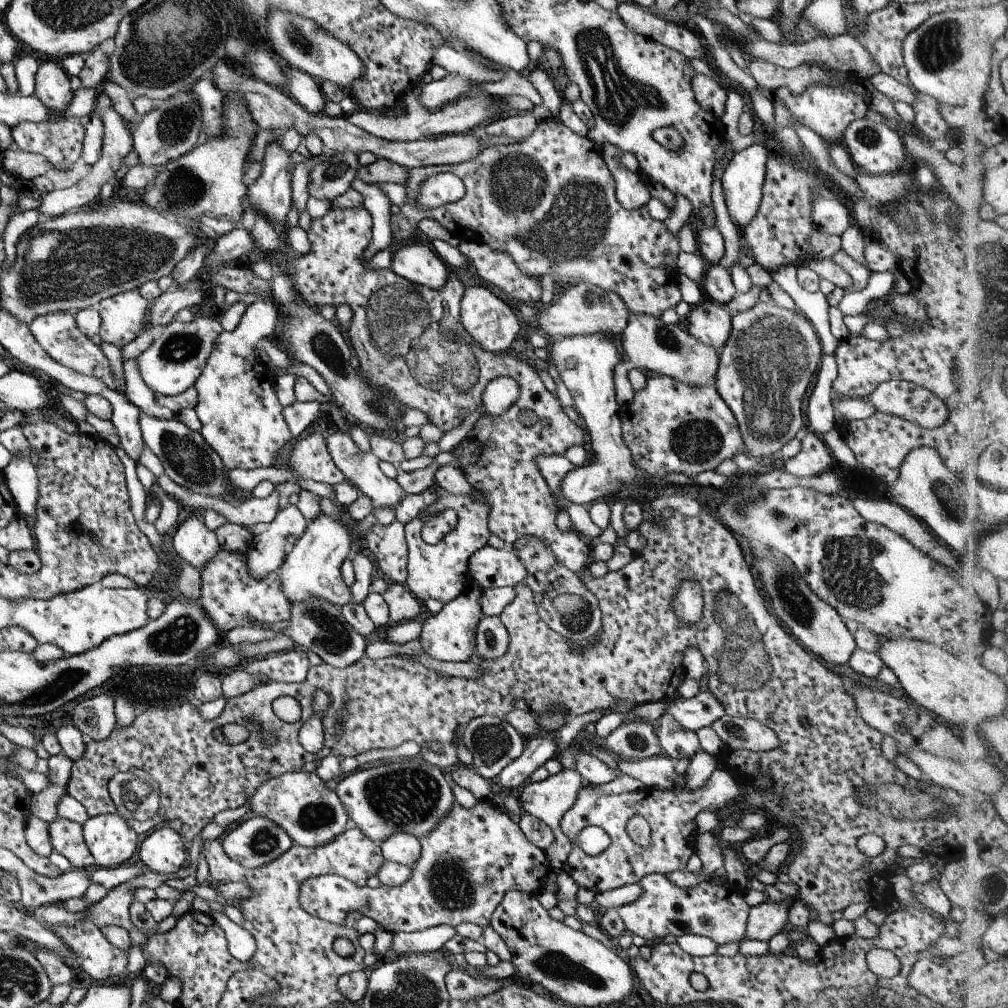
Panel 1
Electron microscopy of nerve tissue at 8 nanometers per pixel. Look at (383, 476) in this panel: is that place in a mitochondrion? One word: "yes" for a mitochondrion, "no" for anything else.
no

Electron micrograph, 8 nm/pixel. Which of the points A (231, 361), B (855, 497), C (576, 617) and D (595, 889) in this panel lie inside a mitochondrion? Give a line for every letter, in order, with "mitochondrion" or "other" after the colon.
A: other
B: other
C: mitochondrion
D: other

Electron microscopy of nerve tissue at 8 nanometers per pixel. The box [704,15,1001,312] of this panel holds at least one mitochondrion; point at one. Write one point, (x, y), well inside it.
(939, 47)

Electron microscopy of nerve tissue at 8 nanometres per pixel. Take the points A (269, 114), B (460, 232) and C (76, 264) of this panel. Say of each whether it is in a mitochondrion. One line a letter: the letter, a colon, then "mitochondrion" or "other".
A: other
B: other
C: mitochondrion

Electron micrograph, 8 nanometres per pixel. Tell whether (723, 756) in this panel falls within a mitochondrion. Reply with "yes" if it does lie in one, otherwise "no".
no

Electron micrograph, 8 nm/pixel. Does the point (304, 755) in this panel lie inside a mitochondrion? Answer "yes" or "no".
no

